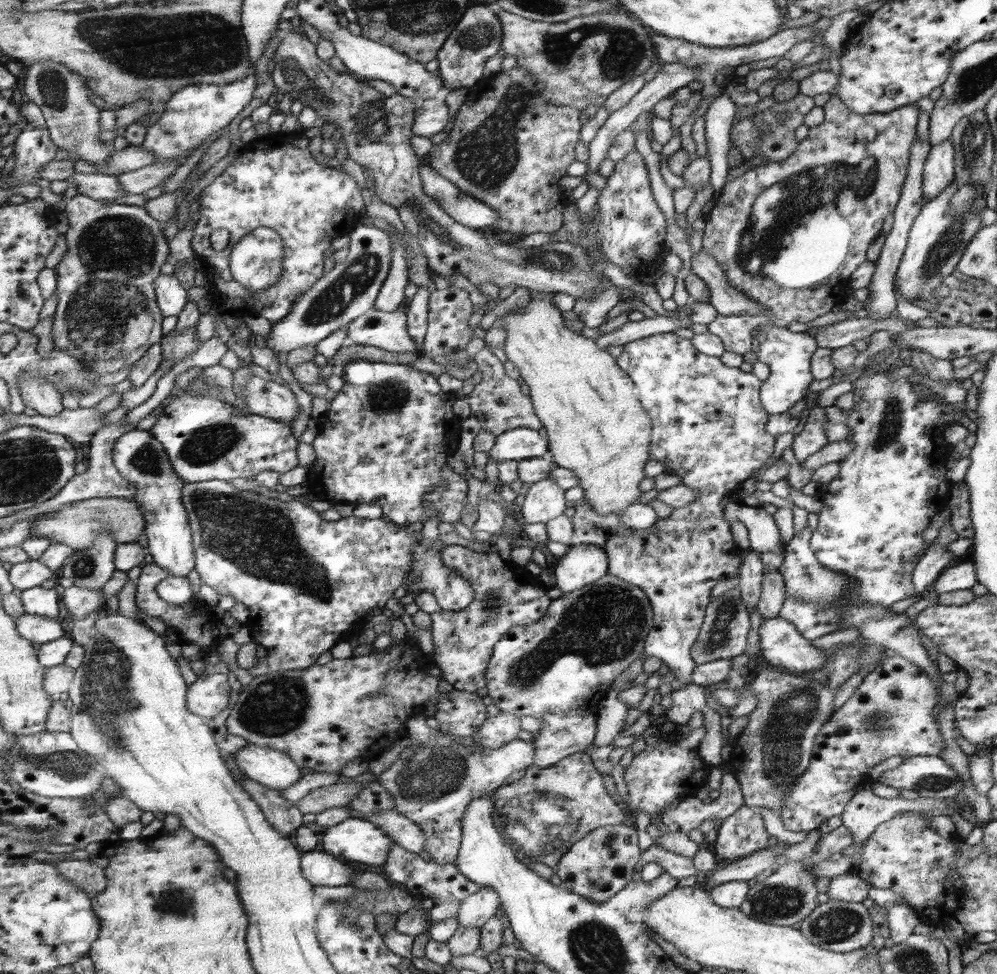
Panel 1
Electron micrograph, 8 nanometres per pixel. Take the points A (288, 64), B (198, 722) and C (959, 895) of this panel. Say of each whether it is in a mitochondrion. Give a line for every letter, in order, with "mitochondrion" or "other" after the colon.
A: mitochondrion
B: other
C: other

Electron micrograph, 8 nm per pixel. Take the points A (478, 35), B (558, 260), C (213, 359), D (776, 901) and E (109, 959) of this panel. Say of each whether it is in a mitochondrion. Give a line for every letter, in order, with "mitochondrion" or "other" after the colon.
A: mitochondrion
B: mitochondrion
C: other
D: mitochondrion
E: other

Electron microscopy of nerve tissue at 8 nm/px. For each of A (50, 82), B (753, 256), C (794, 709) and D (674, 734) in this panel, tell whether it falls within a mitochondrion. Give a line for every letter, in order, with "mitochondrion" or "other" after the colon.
A: mitochondrion
B: mitochondrion
C: mitochondrion
D: other

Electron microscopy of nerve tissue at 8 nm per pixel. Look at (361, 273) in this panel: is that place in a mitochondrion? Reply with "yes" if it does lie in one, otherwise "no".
yes

